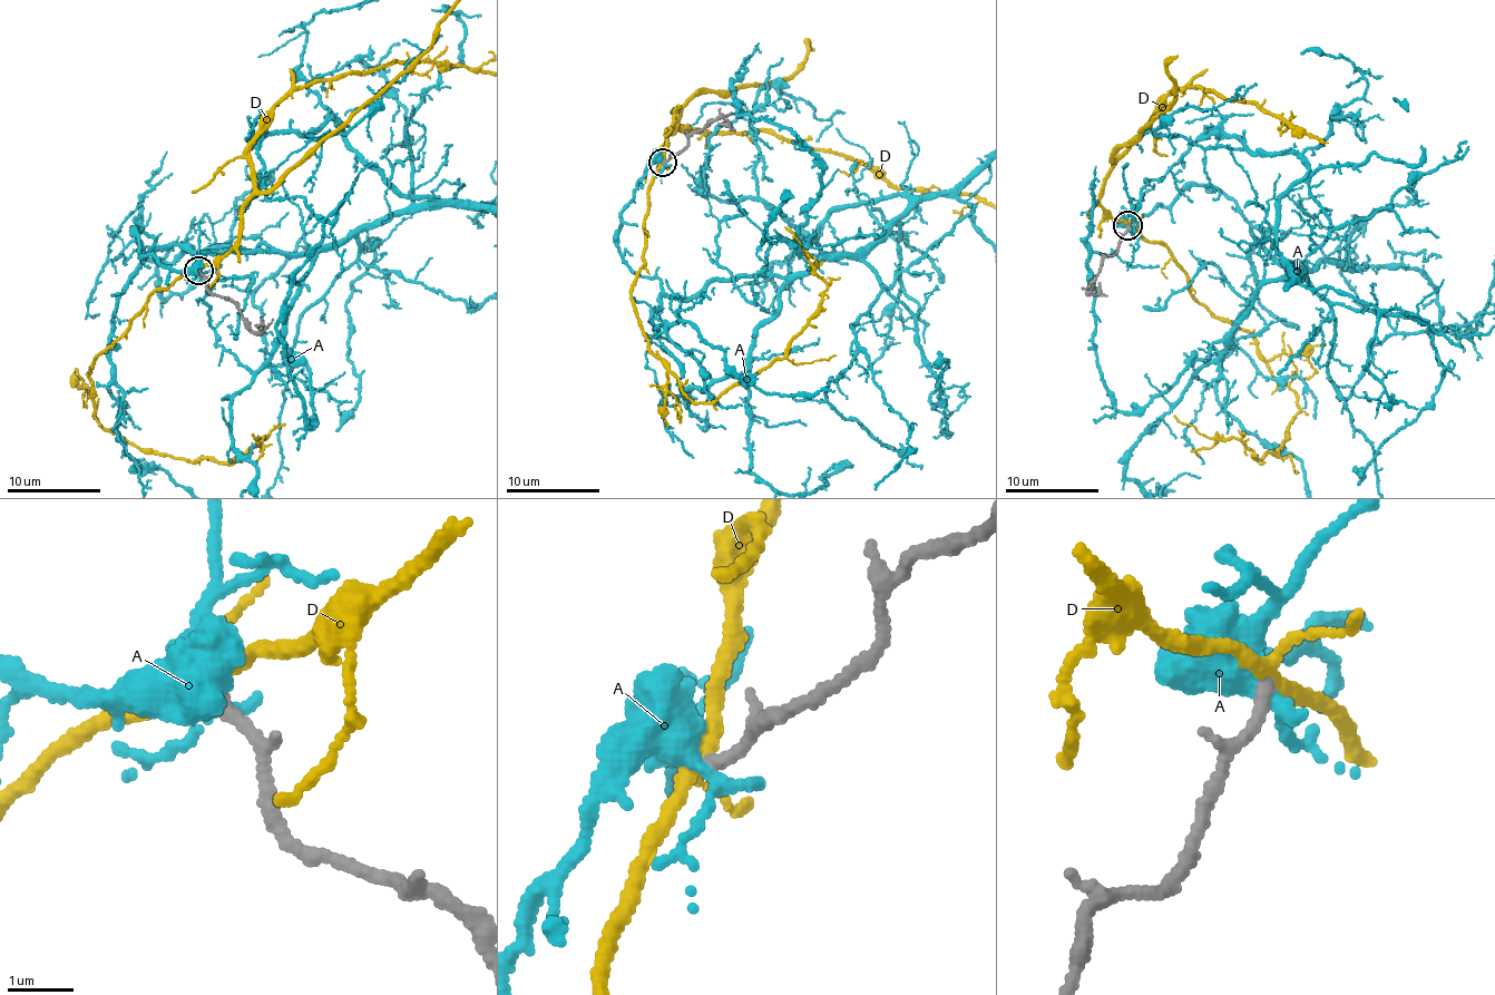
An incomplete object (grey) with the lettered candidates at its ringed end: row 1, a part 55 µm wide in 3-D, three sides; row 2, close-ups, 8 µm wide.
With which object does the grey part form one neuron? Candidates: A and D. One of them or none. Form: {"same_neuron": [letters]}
{"same_neuron": []}

